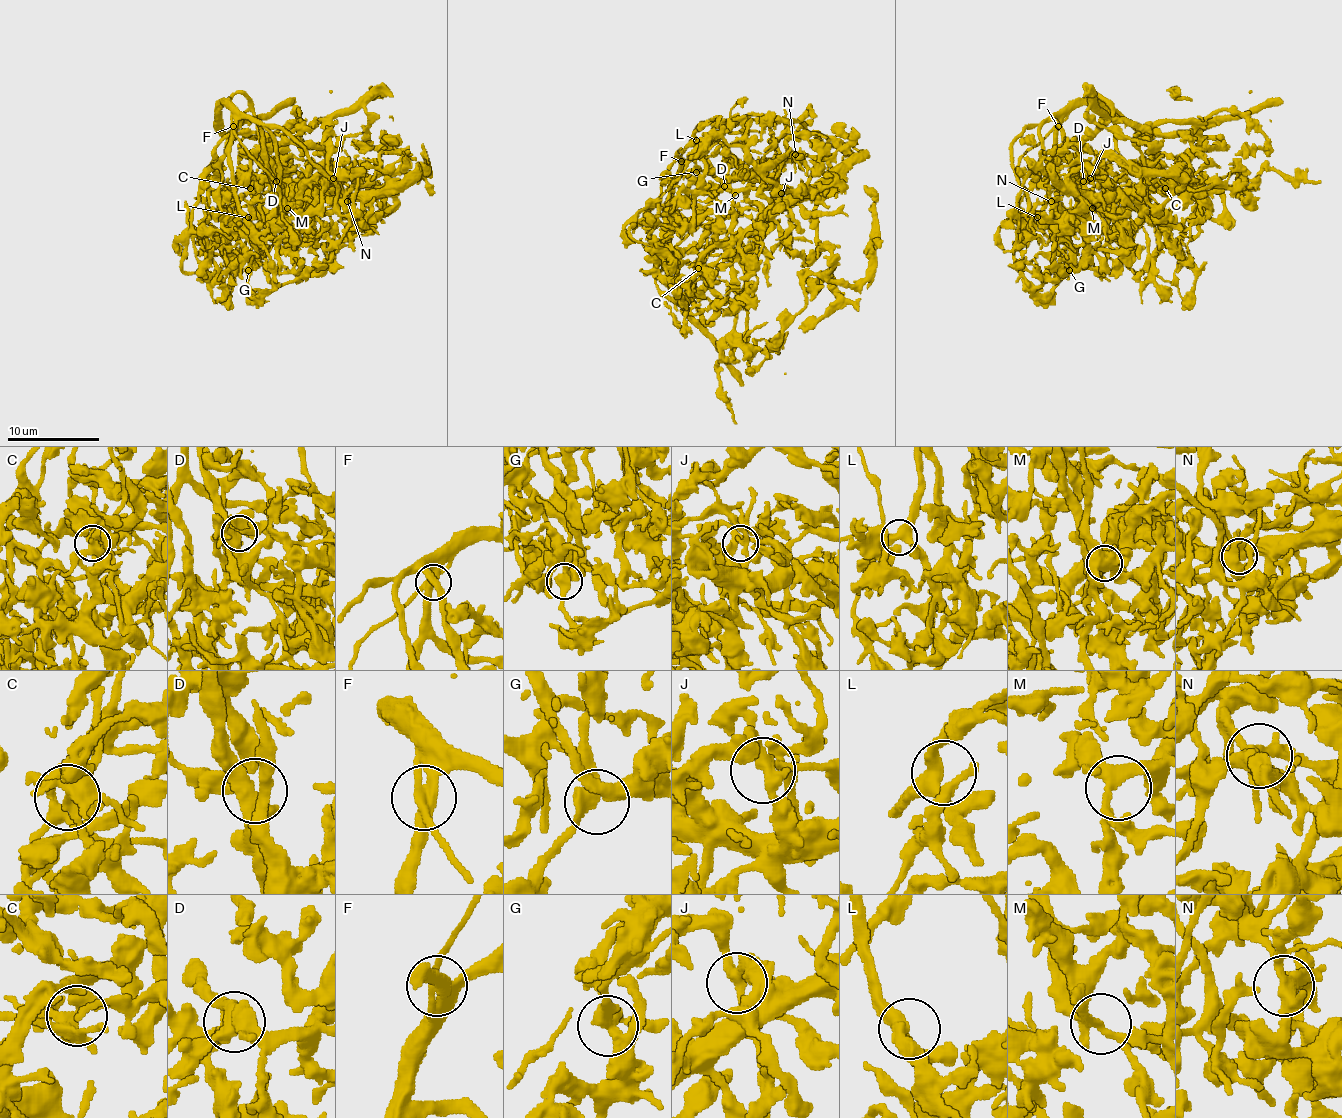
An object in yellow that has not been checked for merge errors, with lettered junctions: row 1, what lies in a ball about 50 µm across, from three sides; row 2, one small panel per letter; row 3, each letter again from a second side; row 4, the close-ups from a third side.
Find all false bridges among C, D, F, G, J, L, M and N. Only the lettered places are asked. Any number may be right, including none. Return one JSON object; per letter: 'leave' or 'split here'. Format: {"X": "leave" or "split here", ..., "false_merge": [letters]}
{"C": "split here", "D": "leave", "F": "split here", "G": "leave", "J": "leave", "L": "leave", "M": "leave", "N": "leave", "false_merge": ["C", "F"]}

